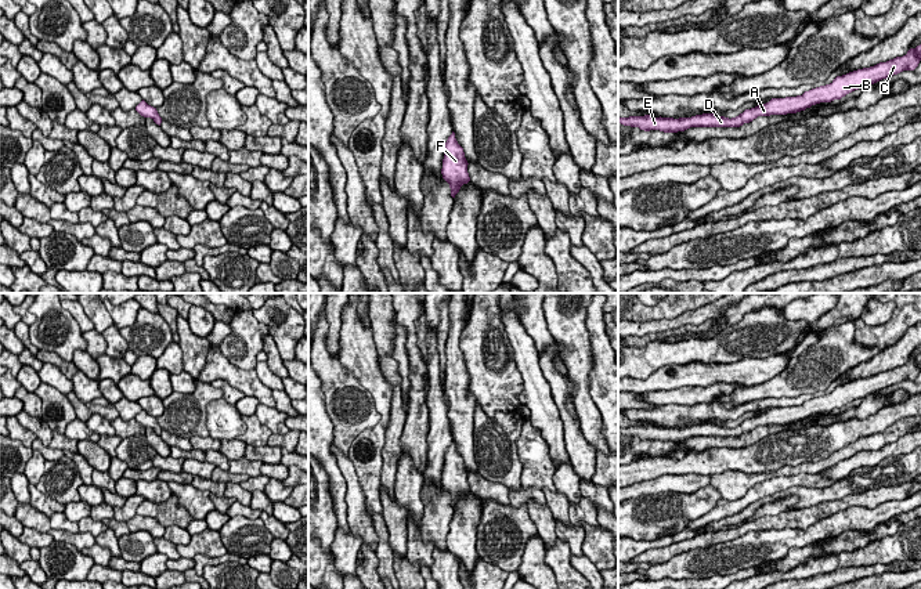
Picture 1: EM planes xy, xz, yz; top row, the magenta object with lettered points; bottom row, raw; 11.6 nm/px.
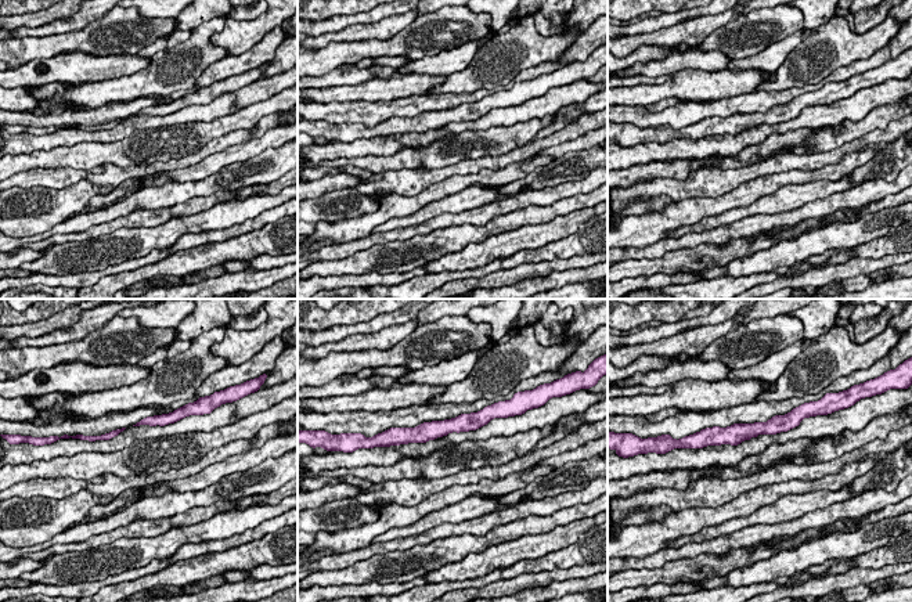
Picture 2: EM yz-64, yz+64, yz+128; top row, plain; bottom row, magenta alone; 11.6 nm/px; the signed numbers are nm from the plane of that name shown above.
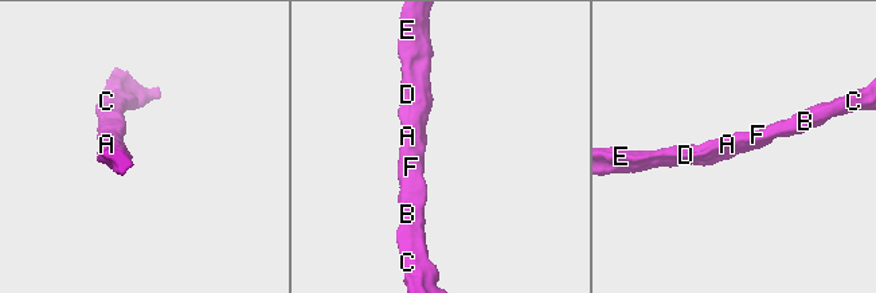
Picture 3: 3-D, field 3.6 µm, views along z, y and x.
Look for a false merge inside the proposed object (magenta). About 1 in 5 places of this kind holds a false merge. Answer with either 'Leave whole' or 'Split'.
Leave whole

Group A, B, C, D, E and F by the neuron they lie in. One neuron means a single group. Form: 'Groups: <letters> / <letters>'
Groups: A B C D E F

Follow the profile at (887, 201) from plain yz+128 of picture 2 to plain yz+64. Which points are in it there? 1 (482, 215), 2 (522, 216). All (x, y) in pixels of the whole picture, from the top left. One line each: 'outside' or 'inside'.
1: outside
2: inside

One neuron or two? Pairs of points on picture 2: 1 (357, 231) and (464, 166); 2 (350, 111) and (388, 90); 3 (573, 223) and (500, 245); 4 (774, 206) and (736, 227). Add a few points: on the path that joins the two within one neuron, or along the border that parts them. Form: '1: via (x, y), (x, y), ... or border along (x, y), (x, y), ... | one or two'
1: border along (473, 172), (447, 176), (413, 195) | two
2: border along (400, 97), (378, 101), (335, 101) | two
3: via (555, 230), (518, 240) | one
4: border along (792, 209), (749, 215), (728, 223) | two

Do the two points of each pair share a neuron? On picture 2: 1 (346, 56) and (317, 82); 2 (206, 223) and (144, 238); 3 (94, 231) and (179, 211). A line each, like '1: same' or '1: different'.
1: different
2: same
3: same

